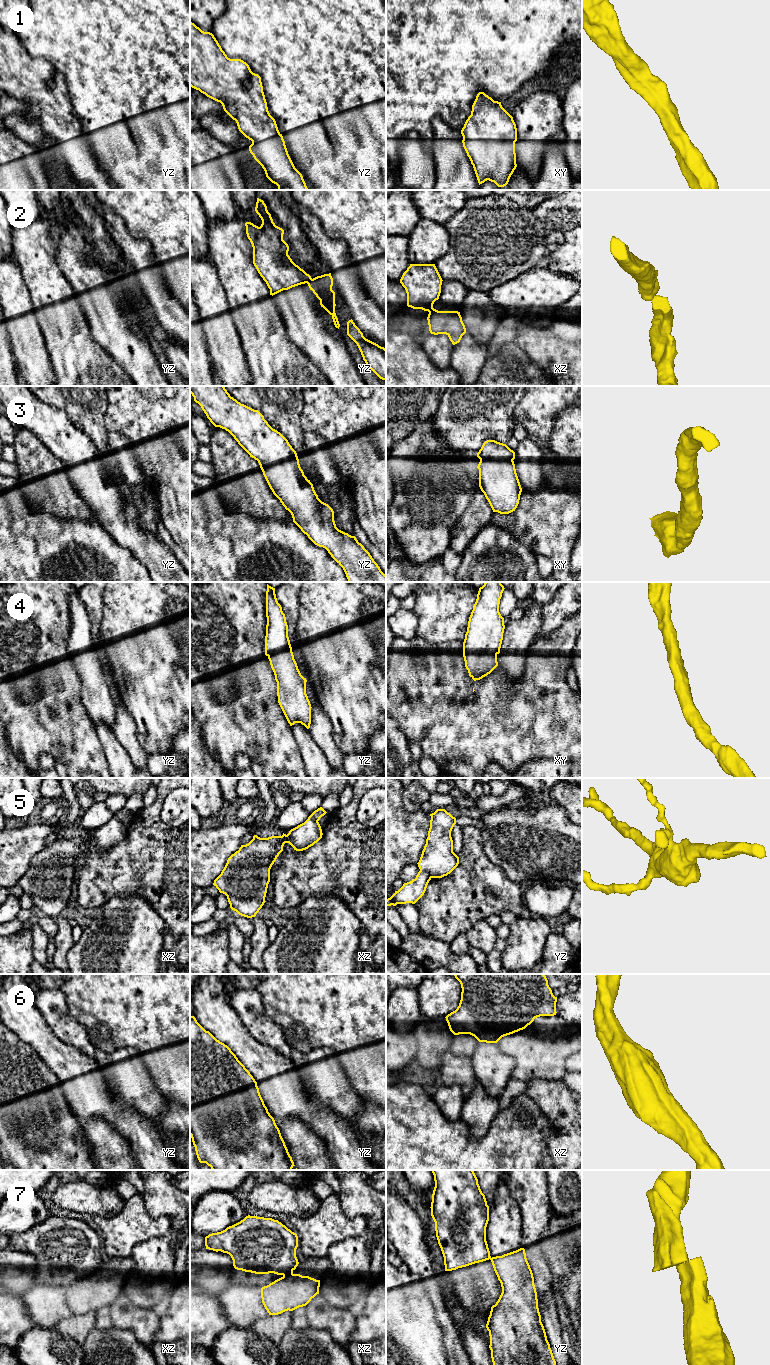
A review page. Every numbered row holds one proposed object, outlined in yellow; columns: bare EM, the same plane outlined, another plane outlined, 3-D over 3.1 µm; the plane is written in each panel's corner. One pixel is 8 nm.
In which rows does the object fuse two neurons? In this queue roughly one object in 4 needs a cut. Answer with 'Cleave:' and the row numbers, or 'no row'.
Cleave: 2, 5, 7

